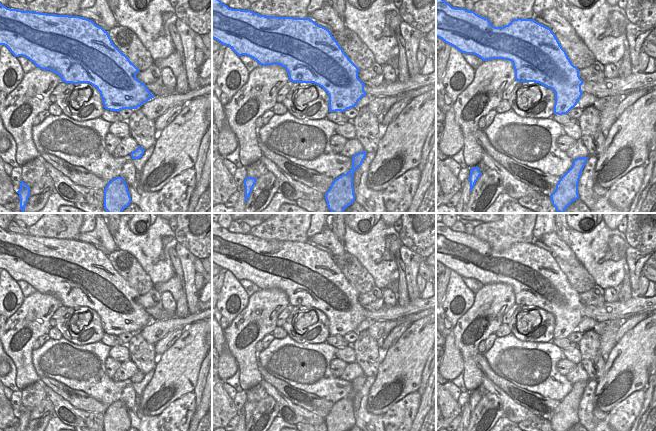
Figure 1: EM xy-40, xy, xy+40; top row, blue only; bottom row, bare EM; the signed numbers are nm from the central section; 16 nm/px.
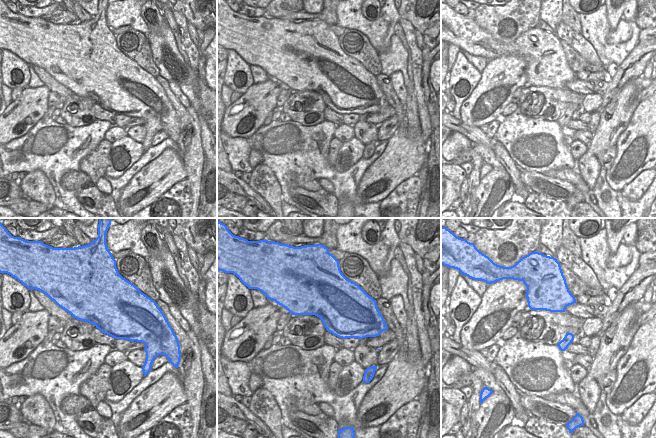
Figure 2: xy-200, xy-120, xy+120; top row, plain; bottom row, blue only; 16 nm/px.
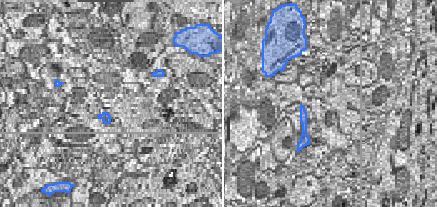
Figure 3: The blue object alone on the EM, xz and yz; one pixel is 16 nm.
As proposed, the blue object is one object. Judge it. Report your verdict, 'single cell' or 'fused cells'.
fused cells

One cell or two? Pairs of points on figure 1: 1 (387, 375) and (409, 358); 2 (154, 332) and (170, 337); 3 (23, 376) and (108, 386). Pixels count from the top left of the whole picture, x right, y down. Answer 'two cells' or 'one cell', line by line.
1: one cell
2: two cells
3: two cells

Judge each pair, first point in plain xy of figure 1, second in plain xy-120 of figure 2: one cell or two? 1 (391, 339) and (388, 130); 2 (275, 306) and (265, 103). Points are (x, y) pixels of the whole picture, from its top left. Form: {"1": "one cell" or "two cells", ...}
{"1": "one cell", "2": "one cell"}

